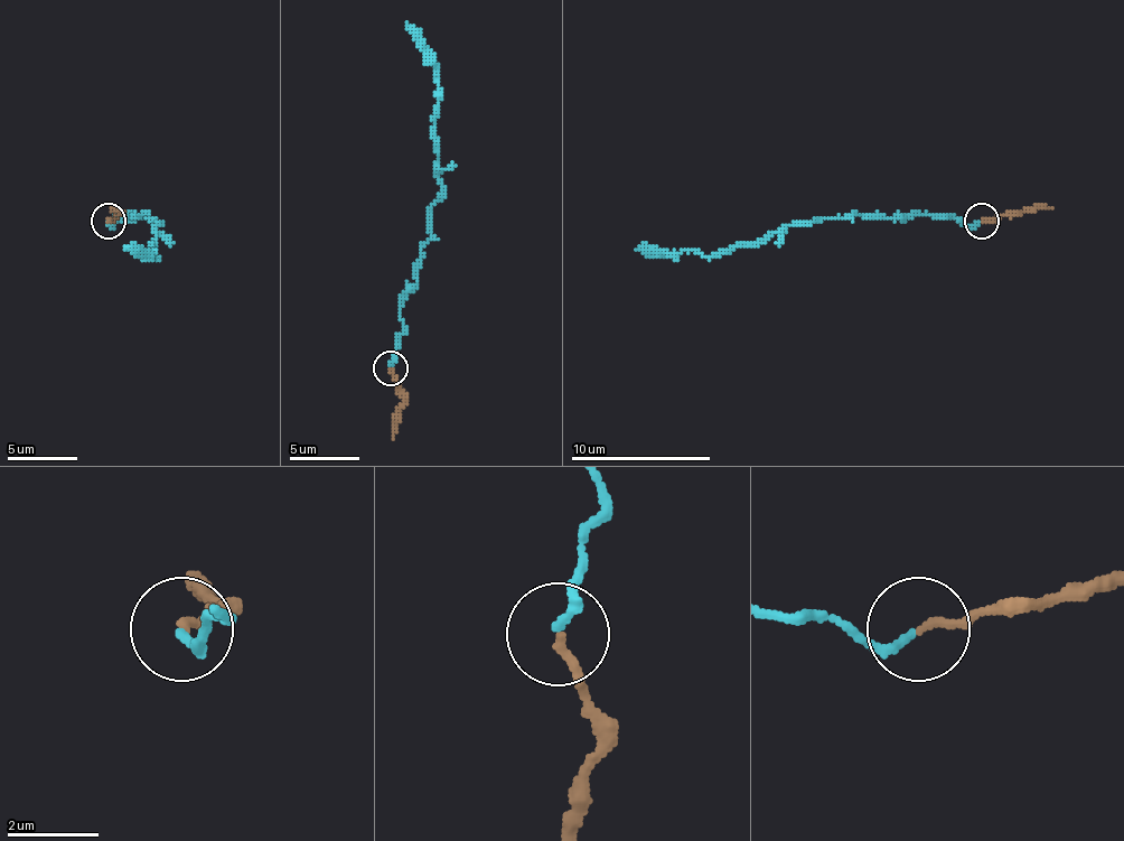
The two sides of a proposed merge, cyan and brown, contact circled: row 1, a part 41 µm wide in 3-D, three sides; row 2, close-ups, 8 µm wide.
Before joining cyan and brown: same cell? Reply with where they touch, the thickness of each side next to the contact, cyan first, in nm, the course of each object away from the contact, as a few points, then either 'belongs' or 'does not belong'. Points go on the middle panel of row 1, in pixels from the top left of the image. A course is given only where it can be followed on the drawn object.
at (390, 367); 200 nm thick on the cyan side, 180 nm on the other; cyan runs (390, 365), (403, 330), (400, 299), (418, 281), (431, 204), (441, 194), (431, 50), (406, 22); brown runs (390, 368), (403, 400), (393, 439); belongs

